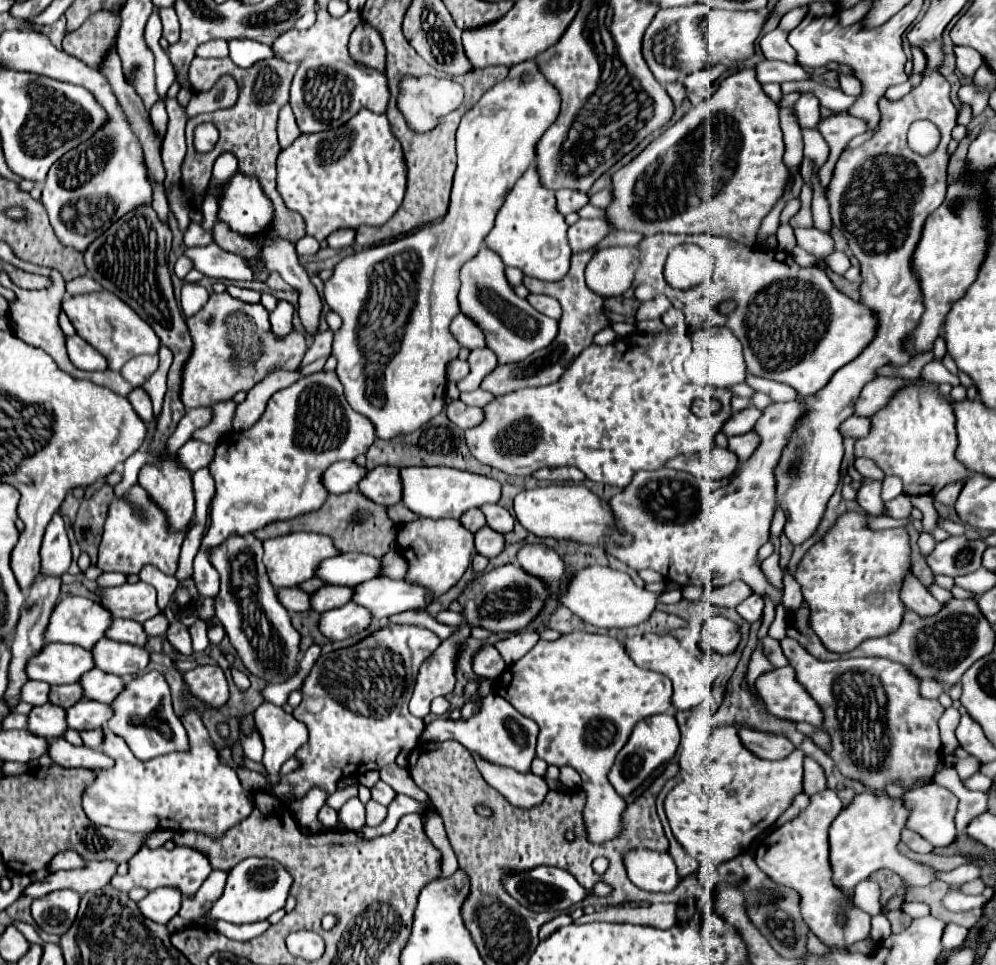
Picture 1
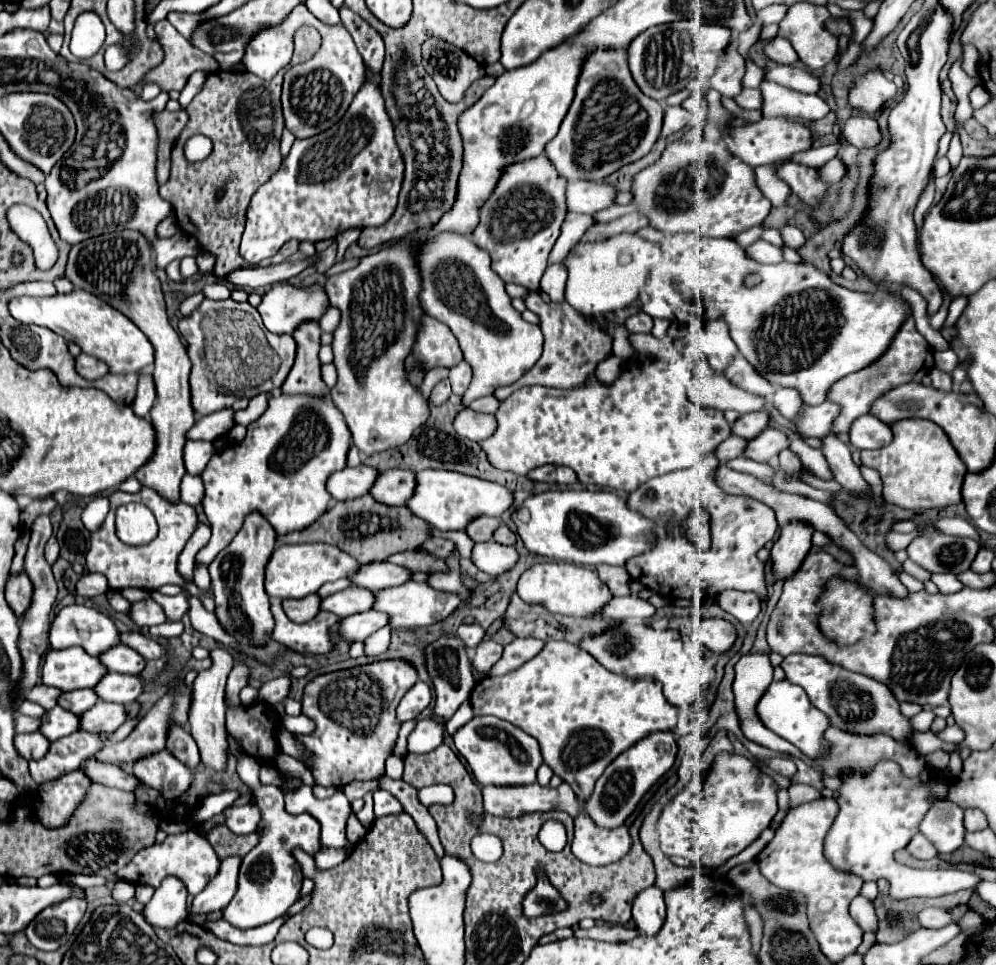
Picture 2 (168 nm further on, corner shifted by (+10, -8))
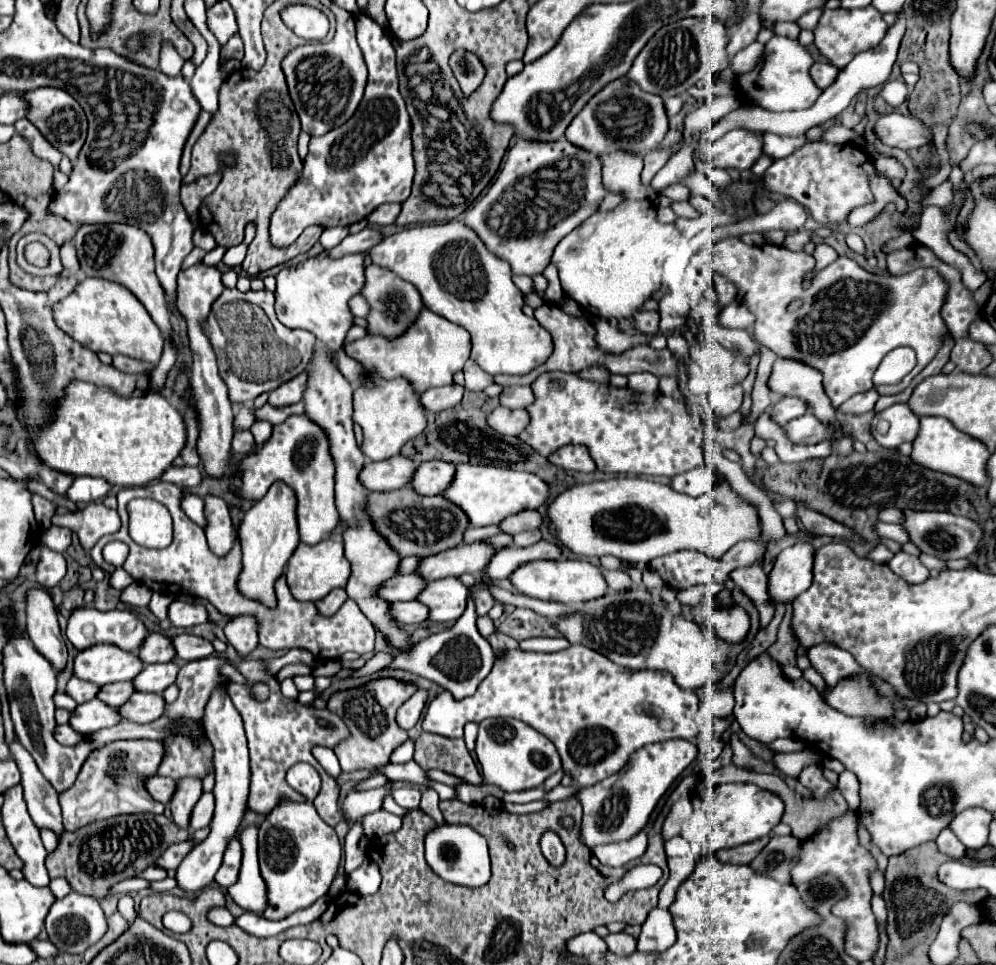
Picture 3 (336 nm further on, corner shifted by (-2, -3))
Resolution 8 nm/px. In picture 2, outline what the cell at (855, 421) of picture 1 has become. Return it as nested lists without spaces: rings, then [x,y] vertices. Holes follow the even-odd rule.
[[[863,415],[853,421],[849,429],[849,441],[857,449],[881,449],[893,439],[889,425],[881,423],[873,415]]]

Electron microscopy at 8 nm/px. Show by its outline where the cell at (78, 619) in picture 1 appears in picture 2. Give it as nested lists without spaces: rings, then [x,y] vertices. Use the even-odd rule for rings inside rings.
[[[67,605],[55,615],[51,623],[53,649],[67,649],[79,645],[91,657],[97,657],[117,643],[119,631],[115,623],[93,607]]]

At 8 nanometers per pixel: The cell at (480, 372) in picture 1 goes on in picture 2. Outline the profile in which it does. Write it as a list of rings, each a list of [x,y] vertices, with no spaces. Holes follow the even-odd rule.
[[[461,361],[455,367],[451,367],[449,381],[453,385],[453,393],[463,395],[471,383],[471,377],[473,377],[473,369],[471,369],[471,365],[467,365],[467,361]]]

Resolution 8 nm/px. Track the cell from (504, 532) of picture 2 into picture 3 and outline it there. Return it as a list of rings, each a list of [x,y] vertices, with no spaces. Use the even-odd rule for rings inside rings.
[[[535,530],[535,532],[521,532],[521,534],[515,534],[513,538],[515,538],[515,546],[525,548],[525,546],[531,546],[531,544],[539,542],[541,540],[541,532],[539,530]]]

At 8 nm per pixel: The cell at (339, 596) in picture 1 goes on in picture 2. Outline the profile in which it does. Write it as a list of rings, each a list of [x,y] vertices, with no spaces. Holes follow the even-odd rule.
[[[349,587],[321,599],[321,611],[331,611],[337,617],[349,617],[355,613],[369,611],[373,601],[375,601],[373,591],[367,591],[361,587]]]

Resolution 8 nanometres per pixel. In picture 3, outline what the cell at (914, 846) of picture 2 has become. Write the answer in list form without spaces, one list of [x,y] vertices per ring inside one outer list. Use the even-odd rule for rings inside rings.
[[[945,828],[939,836],[937,836],[937,846],[939,846],[939,850],[943,852],[943,854],[947,854],[947,856],[951,856],[951,858],[963,858],[965,856],[965,846],[959,842],[959,838],[949,830],[949,828]]]

